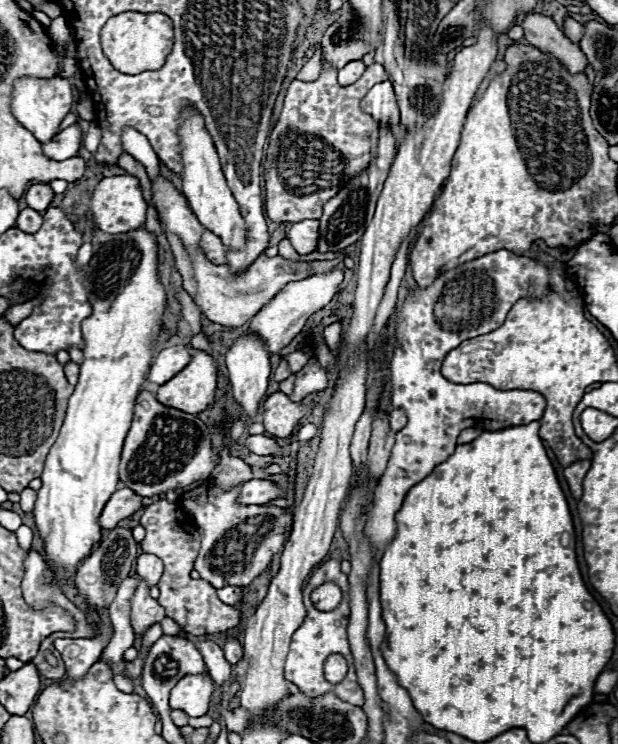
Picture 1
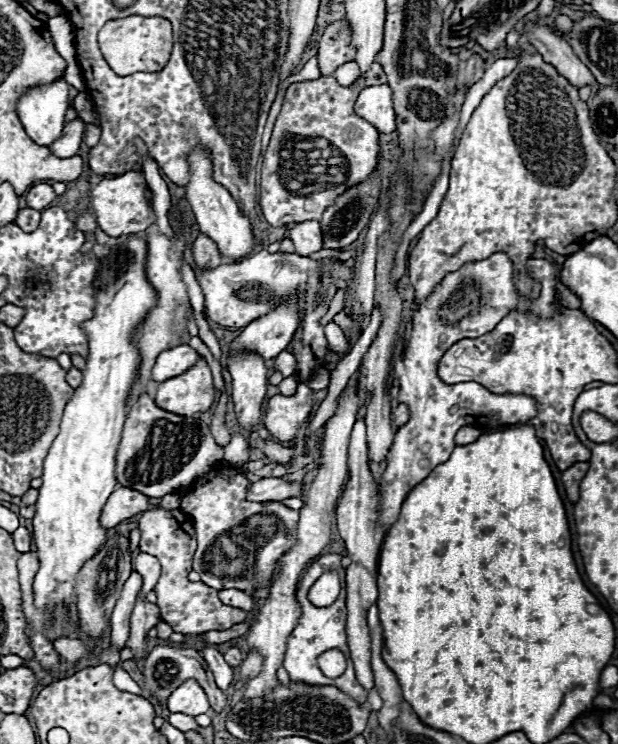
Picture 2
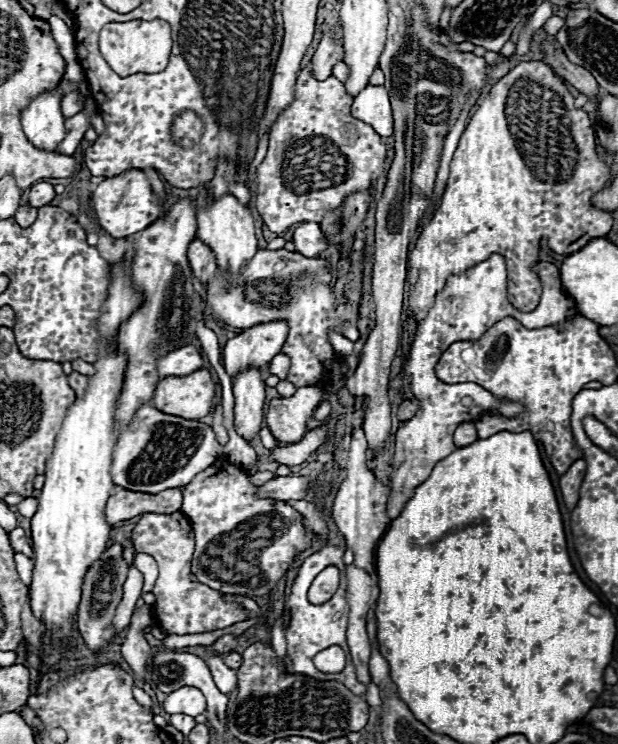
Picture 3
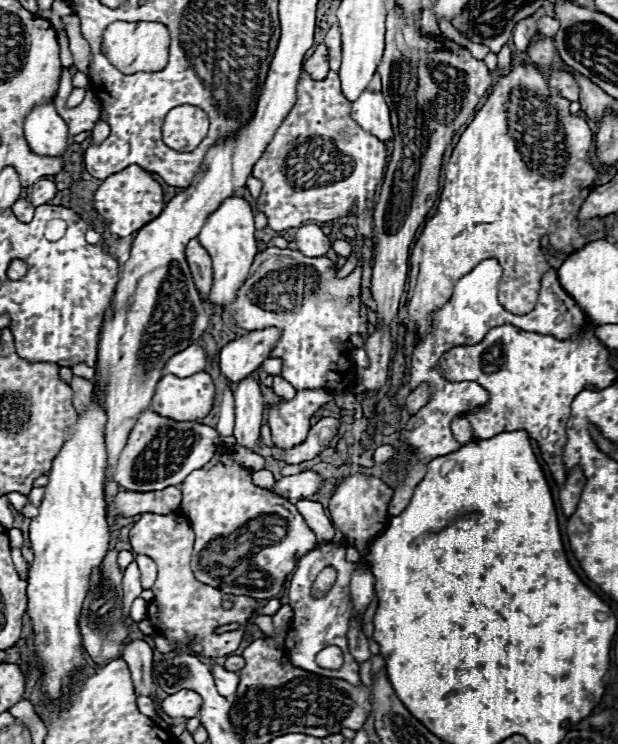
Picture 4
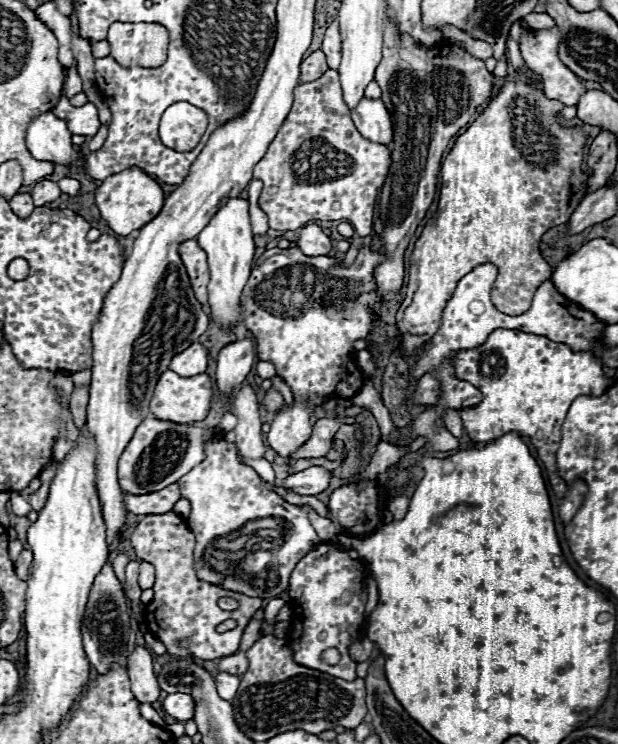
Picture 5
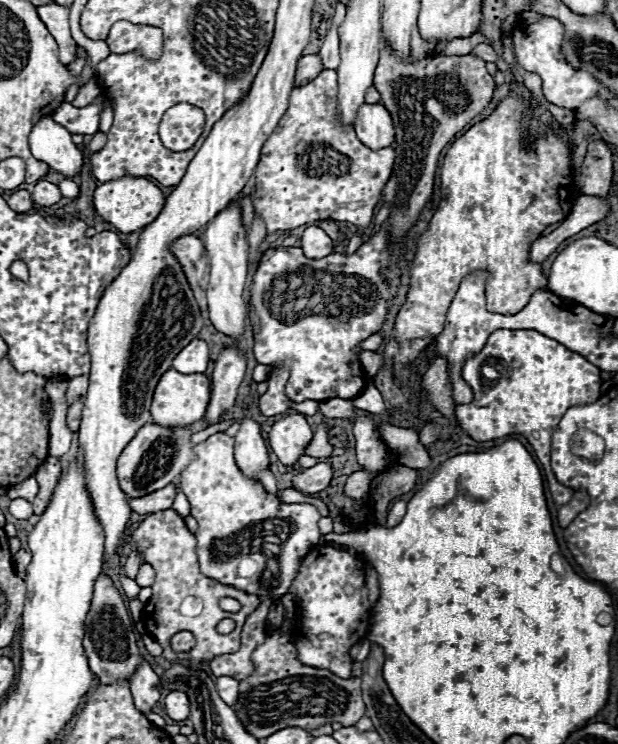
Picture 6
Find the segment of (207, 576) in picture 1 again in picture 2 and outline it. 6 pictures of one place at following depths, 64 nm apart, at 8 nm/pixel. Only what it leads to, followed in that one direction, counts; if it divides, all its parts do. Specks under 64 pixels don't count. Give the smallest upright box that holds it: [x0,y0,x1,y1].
[180,474,298,594]

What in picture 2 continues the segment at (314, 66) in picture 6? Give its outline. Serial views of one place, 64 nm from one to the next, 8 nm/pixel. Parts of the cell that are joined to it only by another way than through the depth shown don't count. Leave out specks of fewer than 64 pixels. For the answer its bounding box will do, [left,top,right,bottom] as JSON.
[318,18,356,76]

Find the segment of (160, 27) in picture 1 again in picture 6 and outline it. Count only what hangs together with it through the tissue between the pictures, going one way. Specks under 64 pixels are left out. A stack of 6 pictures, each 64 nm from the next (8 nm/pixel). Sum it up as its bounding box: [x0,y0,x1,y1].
[106,20,164,60]

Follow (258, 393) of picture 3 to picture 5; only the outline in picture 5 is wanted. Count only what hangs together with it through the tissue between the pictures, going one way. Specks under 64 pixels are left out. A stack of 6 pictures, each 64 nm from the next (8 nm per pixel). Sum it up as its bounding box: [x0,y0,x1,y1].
[232,386,264,460]

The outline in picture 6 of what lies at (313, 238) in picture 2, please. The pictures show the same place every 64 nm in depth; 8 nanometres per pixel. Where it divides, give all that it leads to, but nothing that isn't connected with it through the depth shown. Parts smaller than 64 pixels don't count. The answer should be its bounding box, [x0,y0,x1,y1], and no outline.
[300,226,334,258]

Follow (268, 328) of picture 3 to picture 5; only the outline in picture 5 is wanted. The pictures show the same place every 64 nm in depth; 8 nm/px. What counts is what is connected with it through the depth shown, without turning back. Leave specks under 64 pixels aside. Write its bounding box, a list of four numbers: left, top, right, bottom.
[216,338,258,396]

